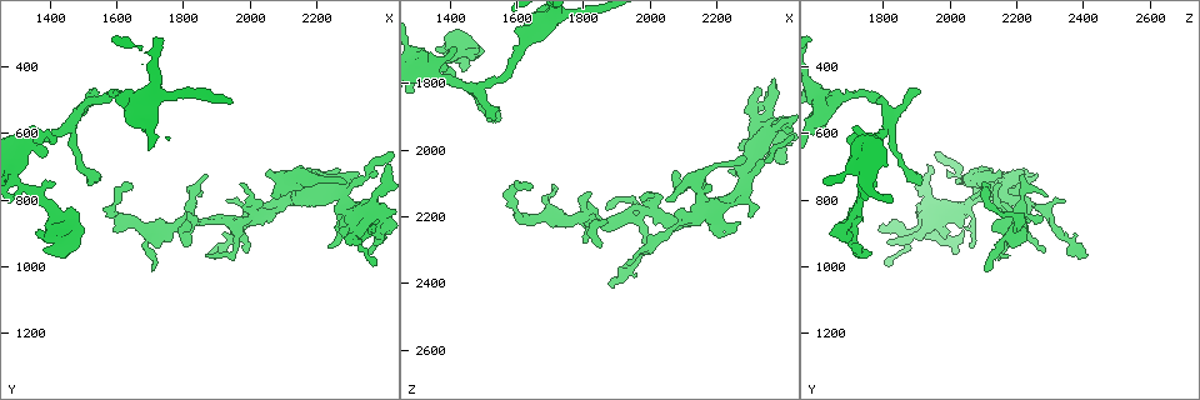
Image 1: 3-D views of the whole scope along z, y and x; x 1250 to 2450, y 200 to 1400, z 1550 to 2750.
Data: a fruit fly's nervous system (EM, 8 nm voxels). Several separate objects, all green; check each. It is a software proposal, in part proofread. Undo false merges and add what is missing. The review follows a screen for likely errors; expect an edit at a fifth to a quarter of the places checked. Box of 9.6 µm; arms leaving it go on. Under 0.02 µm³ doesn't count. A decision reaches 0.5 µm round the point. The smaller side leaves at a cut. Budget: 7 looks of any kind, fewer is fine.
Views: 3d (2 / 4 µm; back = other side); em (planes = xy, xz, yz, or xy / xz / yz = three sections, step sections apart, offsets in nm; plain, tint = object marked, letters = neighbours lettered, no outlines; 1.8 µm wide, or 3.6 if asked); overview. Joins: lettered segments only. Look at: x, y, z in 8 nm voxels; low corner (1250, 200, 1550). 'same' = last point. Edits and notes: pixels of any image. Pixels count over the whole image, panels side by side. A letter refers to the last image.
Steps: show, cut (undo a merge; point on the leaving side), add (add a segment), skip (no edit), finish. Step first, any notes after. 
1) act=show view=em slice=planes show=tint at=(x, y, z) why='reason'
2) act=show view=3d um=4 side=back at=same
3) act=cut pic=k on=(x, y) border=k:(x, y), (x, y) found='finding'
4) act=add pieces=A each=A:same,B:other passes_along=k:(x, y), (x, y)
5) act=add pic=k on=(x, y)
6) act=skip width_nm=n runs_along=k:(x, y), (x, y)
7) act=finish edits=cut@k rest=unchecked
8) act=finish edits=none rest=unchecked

act=show view=em slice=planes show=letters at=(1350, 620, 1760)

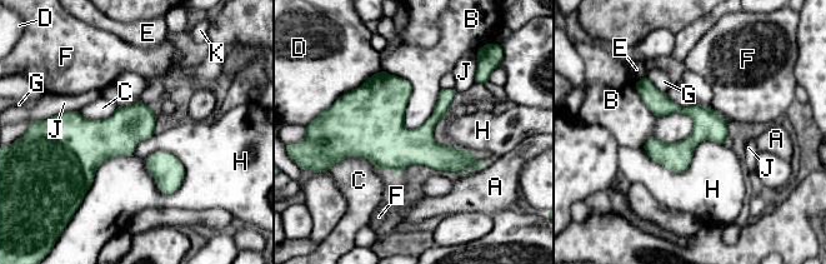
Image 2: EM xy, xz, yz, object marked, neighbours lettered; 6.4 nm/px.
act=skip each=A:other,B:other,C:other,D:other,E:other,F:other,G:other,H:other,J:other,K:other border=2:(635, 83), (691, 134) found='continuous, no second neuron'

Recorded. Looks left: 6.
act=show view=em slice=planes show=letters at=(2100, 740, 2090) why='abrupt turn'

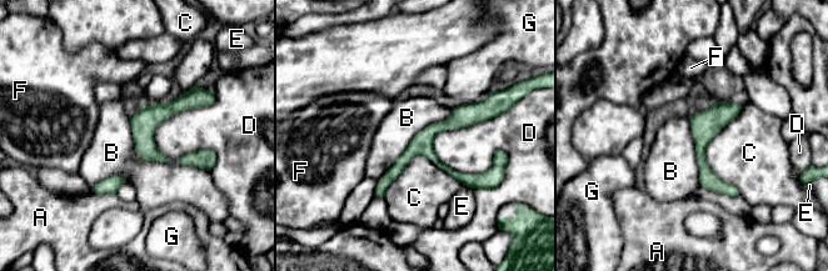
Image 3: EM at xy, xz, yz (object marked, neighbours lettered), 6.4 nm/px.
act=skip each=A:other,B:other,C:other,D:other,E:other,F:other,G:other runs_along=3:(485, 111), (435, 128), (378, 191) found='one neuron here'

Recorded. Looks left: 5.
act=show view=em slice=yz step=8 show=tint at=(1820, 870, 2210) why='calibre changes'

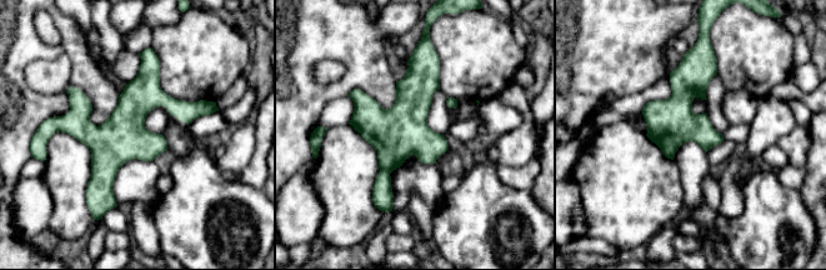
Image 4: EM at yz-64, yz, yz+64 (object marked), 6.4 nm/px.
act=show view=em slice=planes show=tint at=same why='cut it another way'

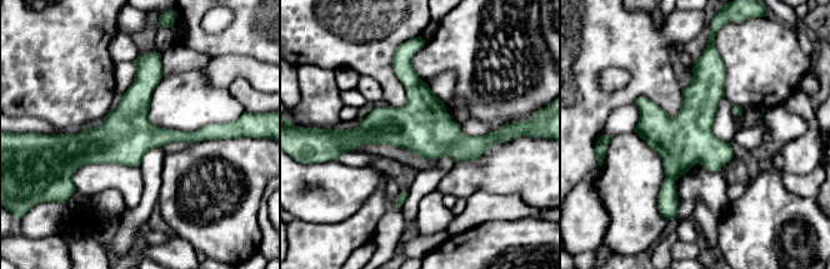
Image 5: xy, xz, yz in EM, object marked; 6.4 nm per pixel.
act=show view=em slice=planes show=letters at=same why='what lies round it'

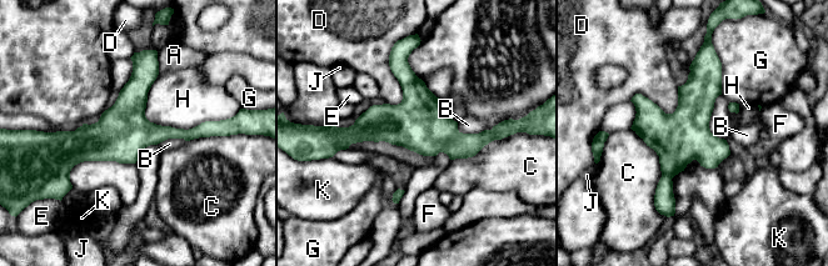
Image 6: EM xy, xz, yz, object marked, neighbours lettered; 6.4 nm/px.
act=skip width_nm=340 each=A:other,B:other,C:other,D:other,E:other,F:other,G:other,H:other,J:other,K:other border=6:(146, 93), (156, 124), (222, 120) found='continuous, no second neuron'

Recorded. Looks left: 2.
act=finish edits=none rest=unchecked

